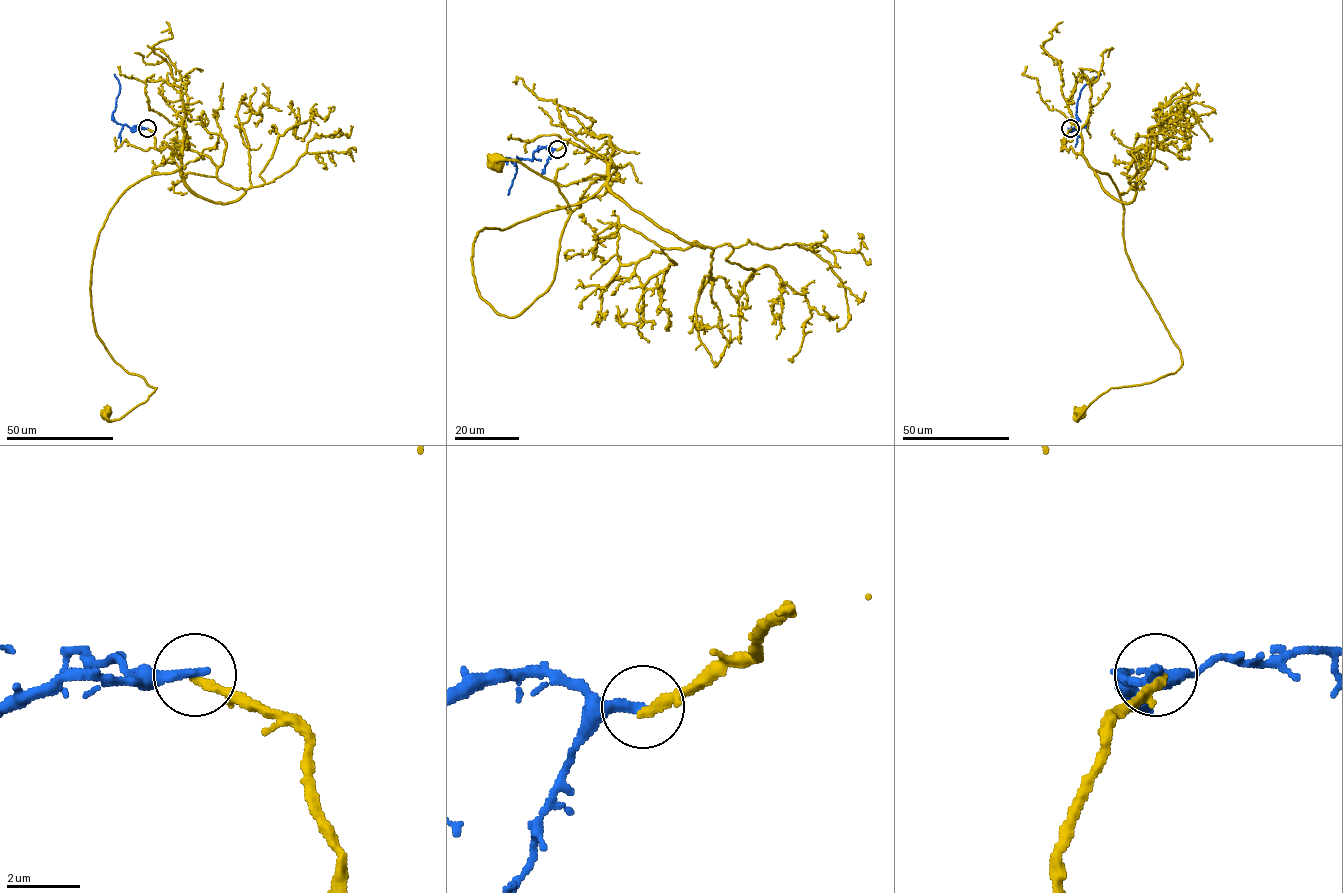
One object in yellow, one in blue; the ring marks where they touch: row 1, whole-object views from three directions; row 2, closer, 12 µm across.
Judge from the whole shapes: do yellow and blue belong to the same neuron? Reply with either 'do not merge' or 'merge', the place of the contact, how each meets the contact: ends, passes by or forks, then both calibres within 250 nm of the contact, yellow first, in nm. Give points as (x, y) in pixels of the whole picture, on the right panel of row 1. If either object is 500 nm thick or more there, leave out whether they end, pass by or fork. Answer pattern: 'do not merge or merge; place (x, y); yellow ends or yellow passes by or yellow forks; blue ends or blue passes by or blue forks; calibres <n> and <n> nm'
do not merge; place (1070, 128); yellow ends; blue ends; calibres 260 and 320 nm

